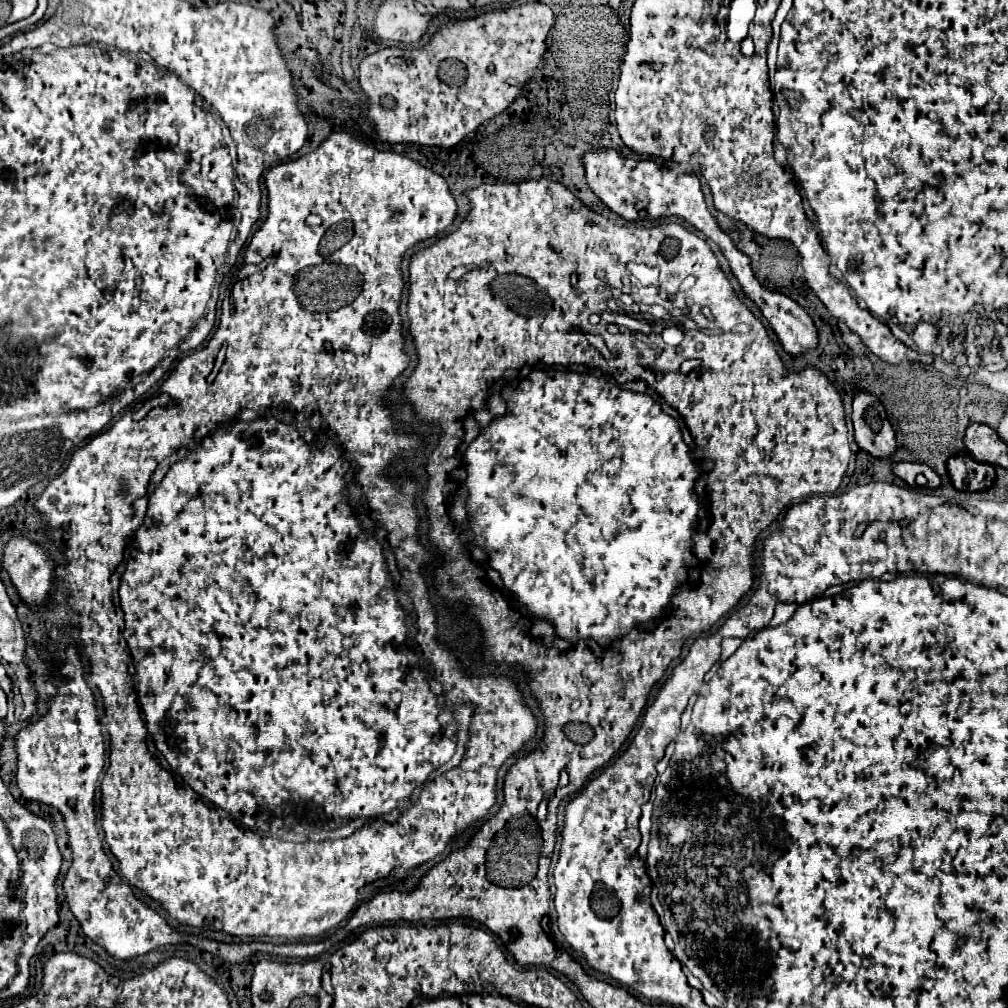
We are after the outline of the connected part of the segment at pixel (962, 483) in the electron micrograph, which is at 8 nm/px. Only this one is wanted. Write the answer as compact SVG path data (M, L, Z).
M958 453L948 459L948 475L960 491L984 491L994 485L994 465L978 463L968 453Z

